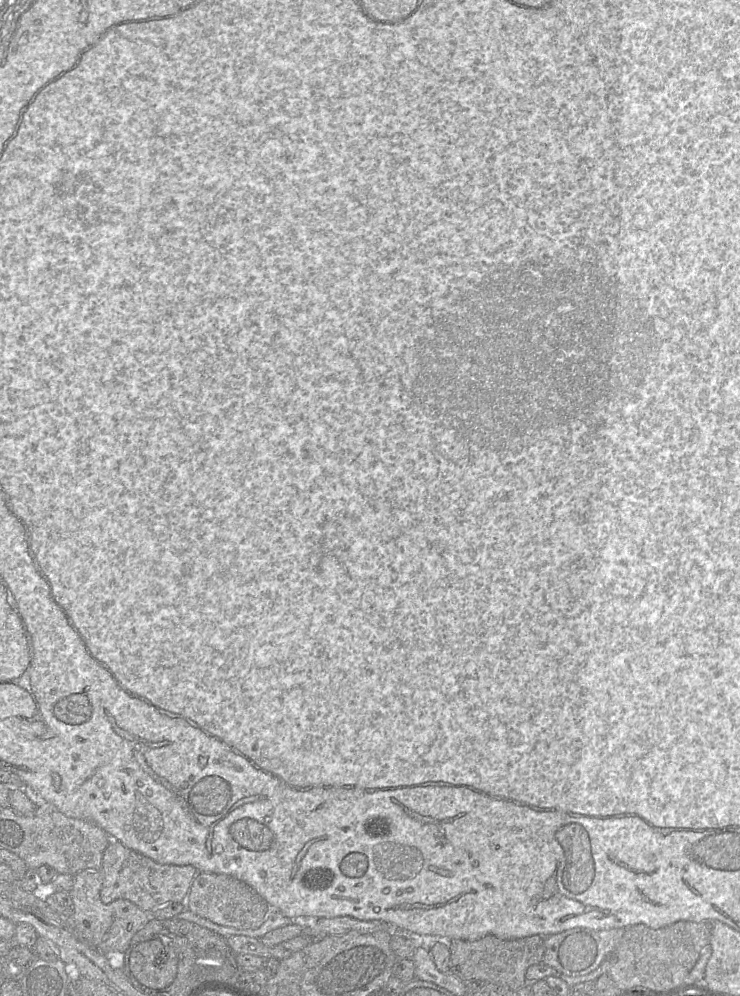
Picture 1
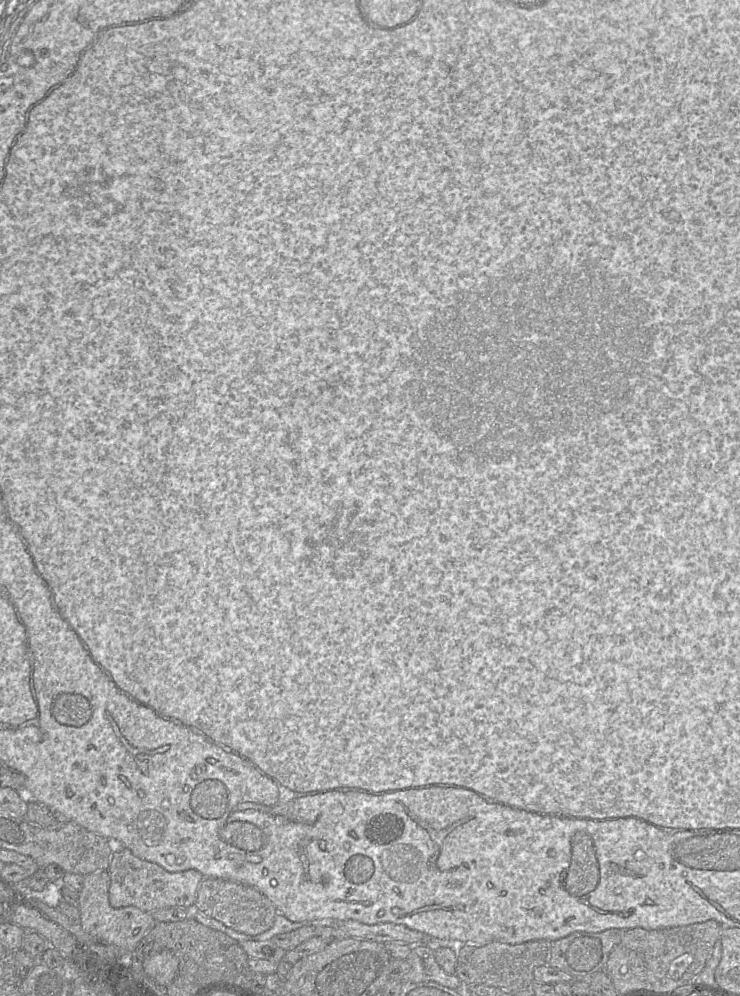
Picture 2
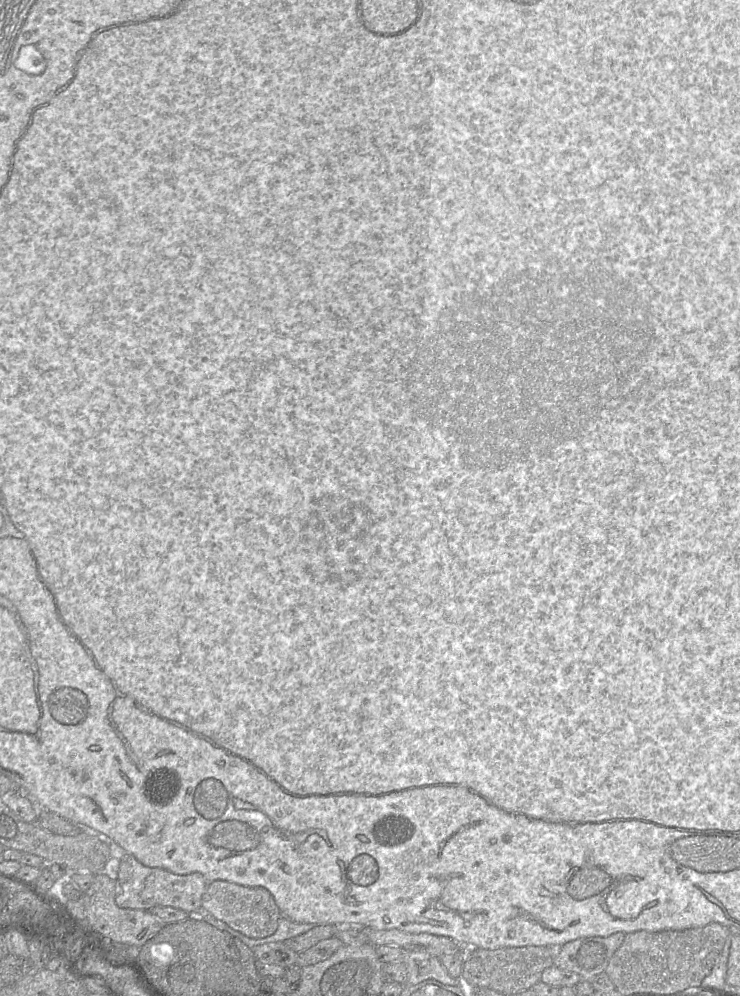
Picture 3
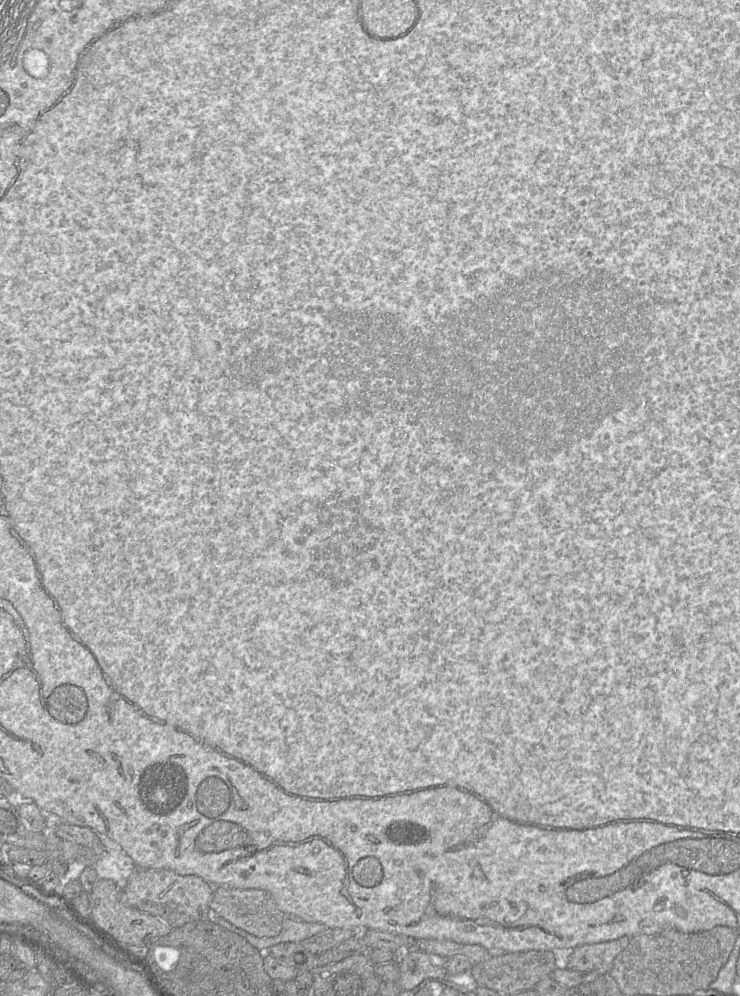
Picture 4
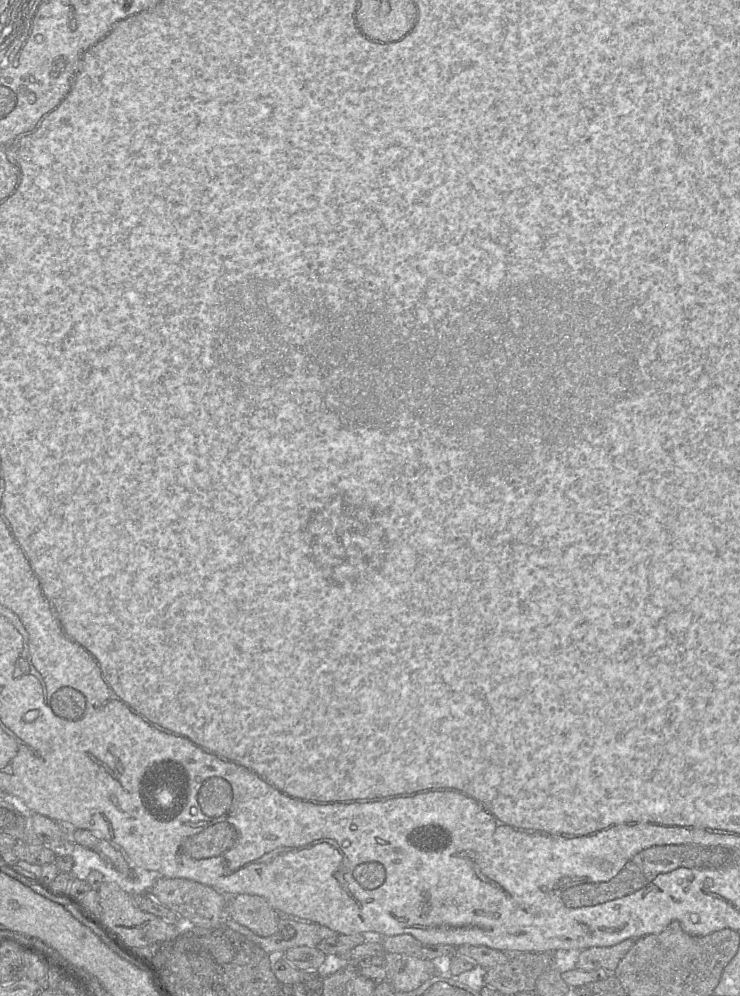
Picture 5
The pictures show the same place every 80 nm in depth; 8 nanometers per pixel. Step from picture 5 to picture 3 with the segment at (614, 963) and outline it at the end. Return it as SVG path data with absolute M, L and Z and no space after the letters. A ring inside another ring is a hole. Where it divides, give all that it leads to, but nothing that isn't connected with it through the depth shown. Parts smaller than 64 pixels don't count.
M617 932L607 937L584 937L567 942L561 946L553 965L576 973L583 980L592 979L605 972L624 938L624 933Z

